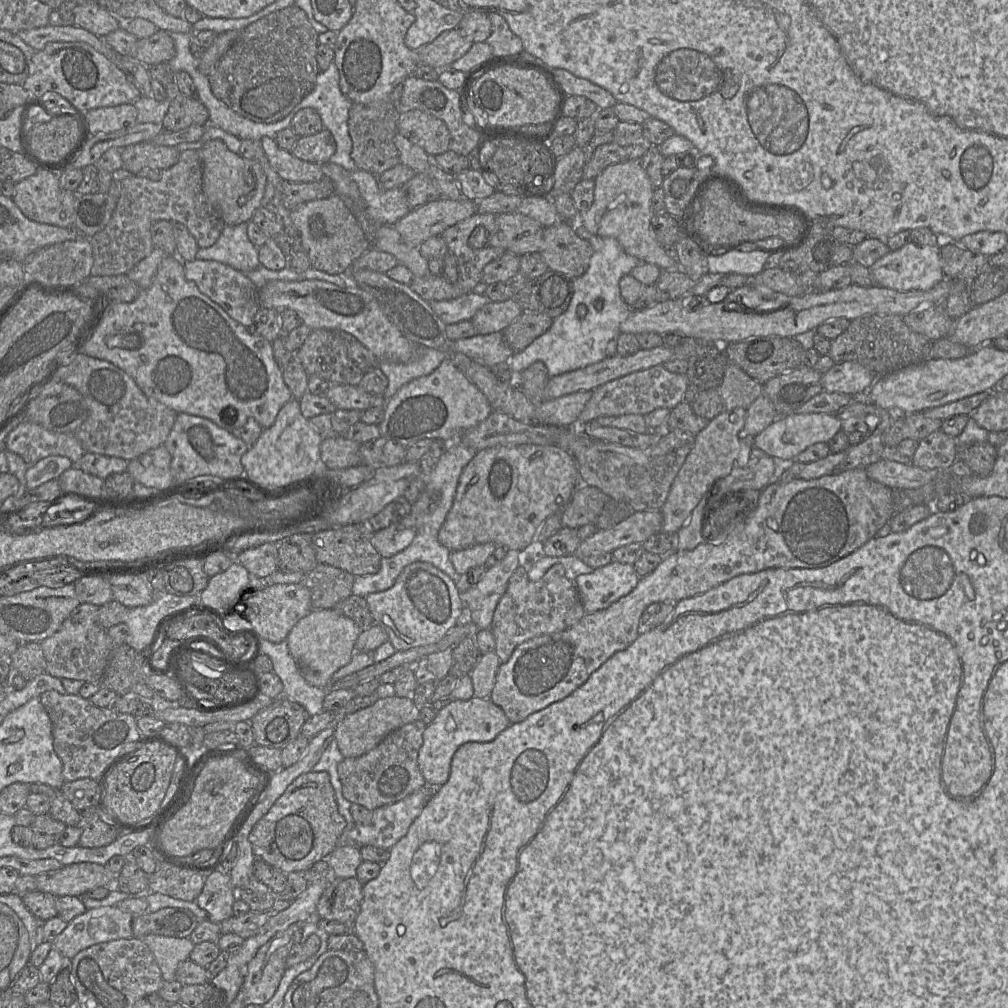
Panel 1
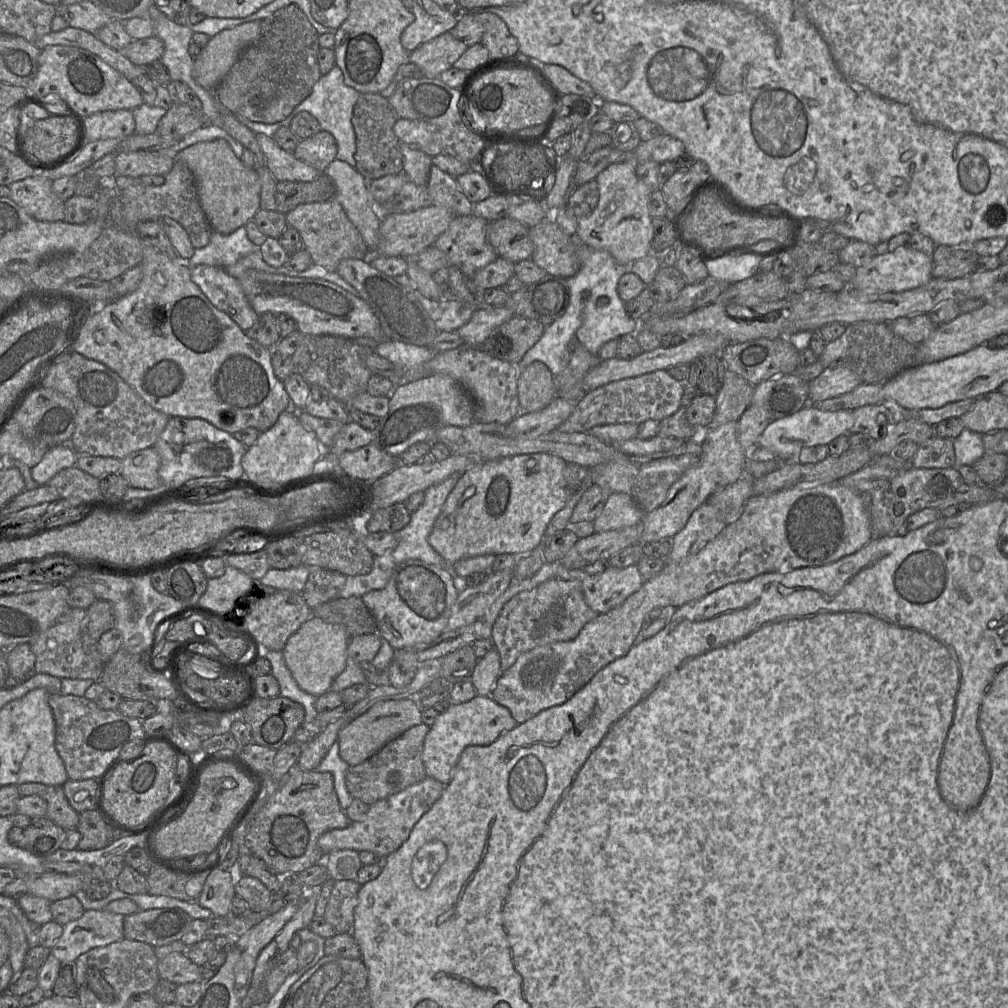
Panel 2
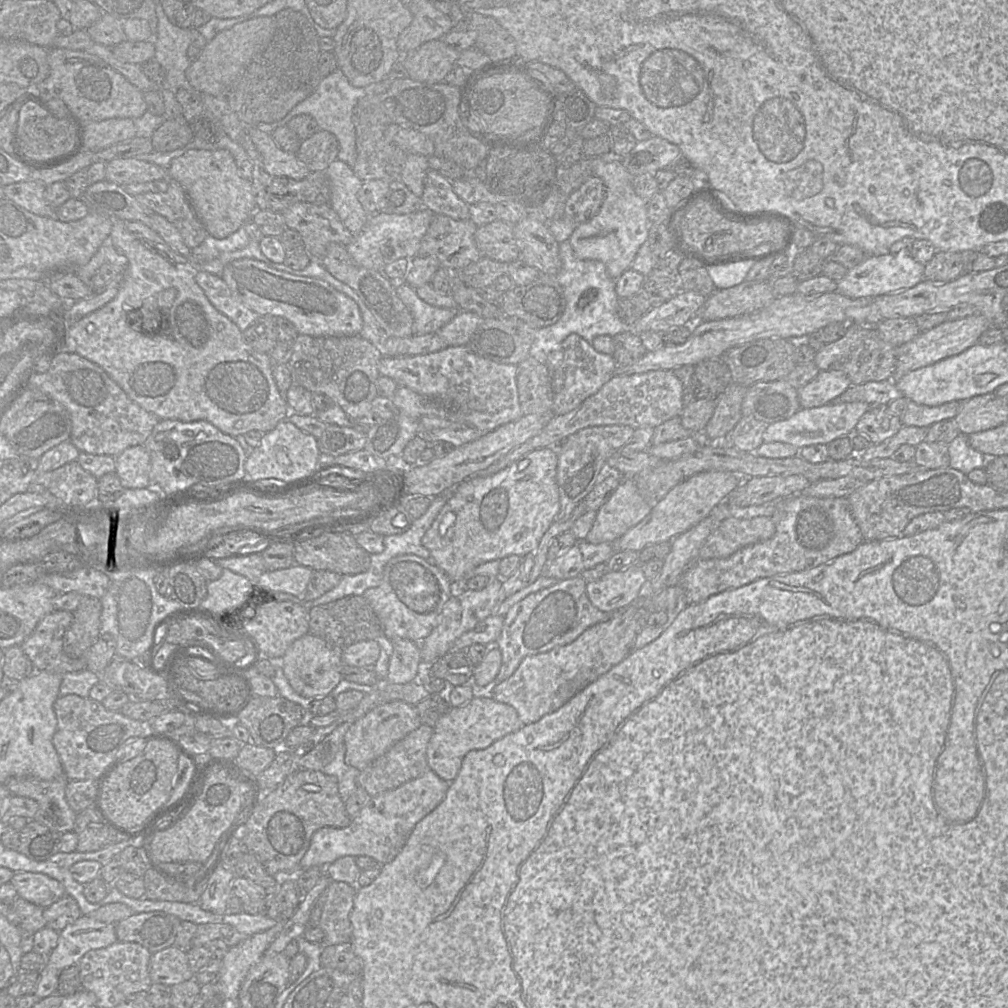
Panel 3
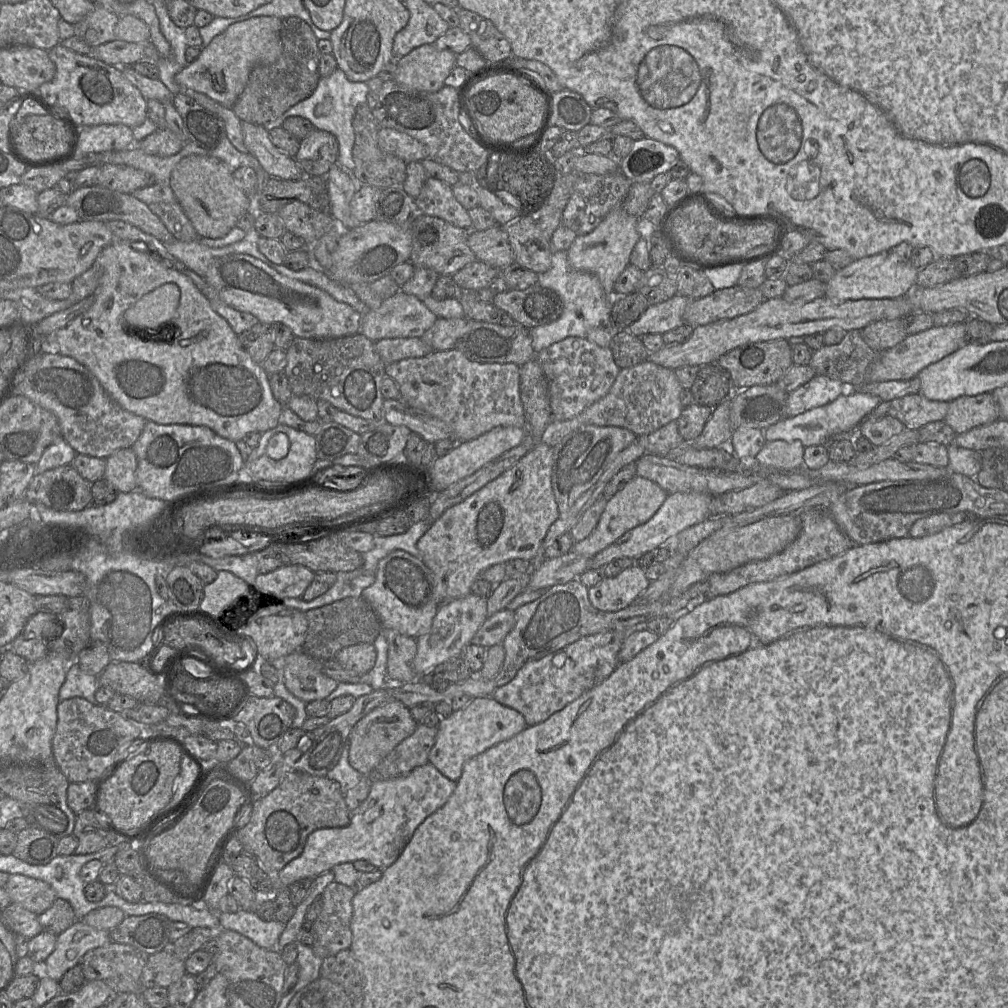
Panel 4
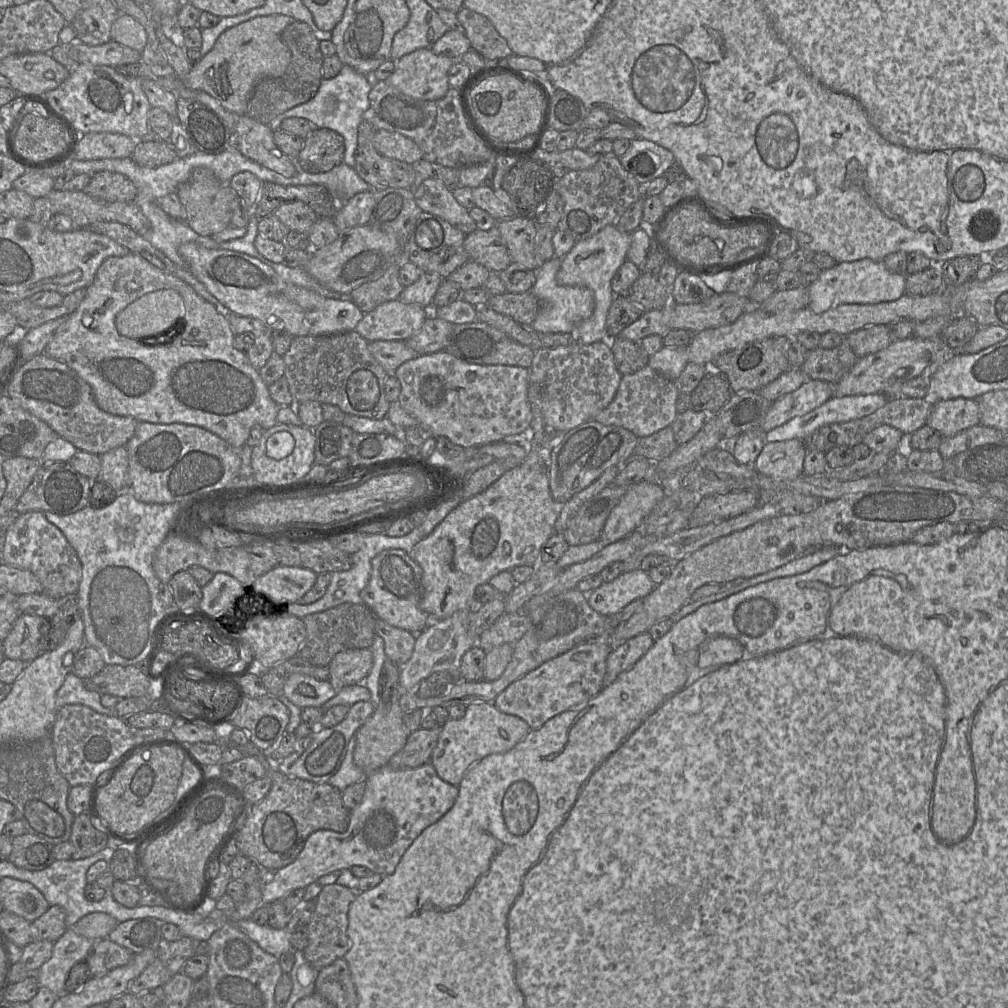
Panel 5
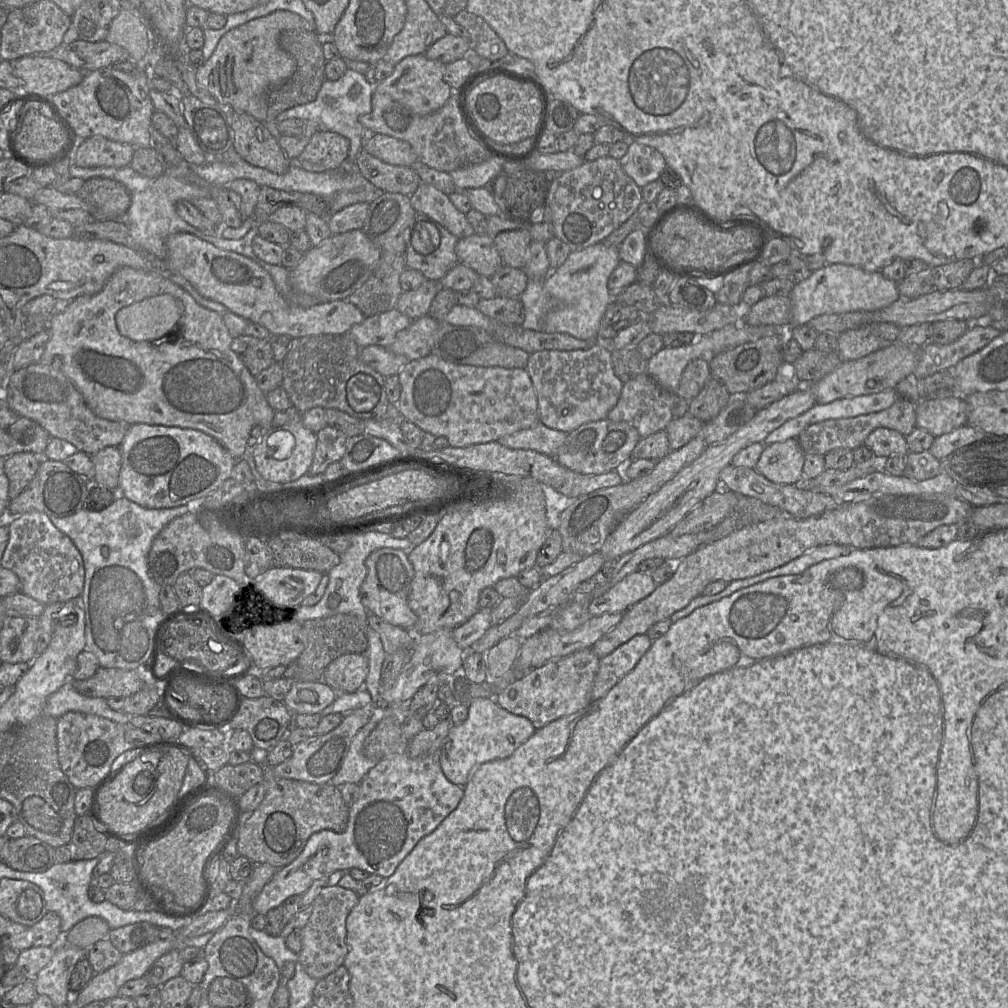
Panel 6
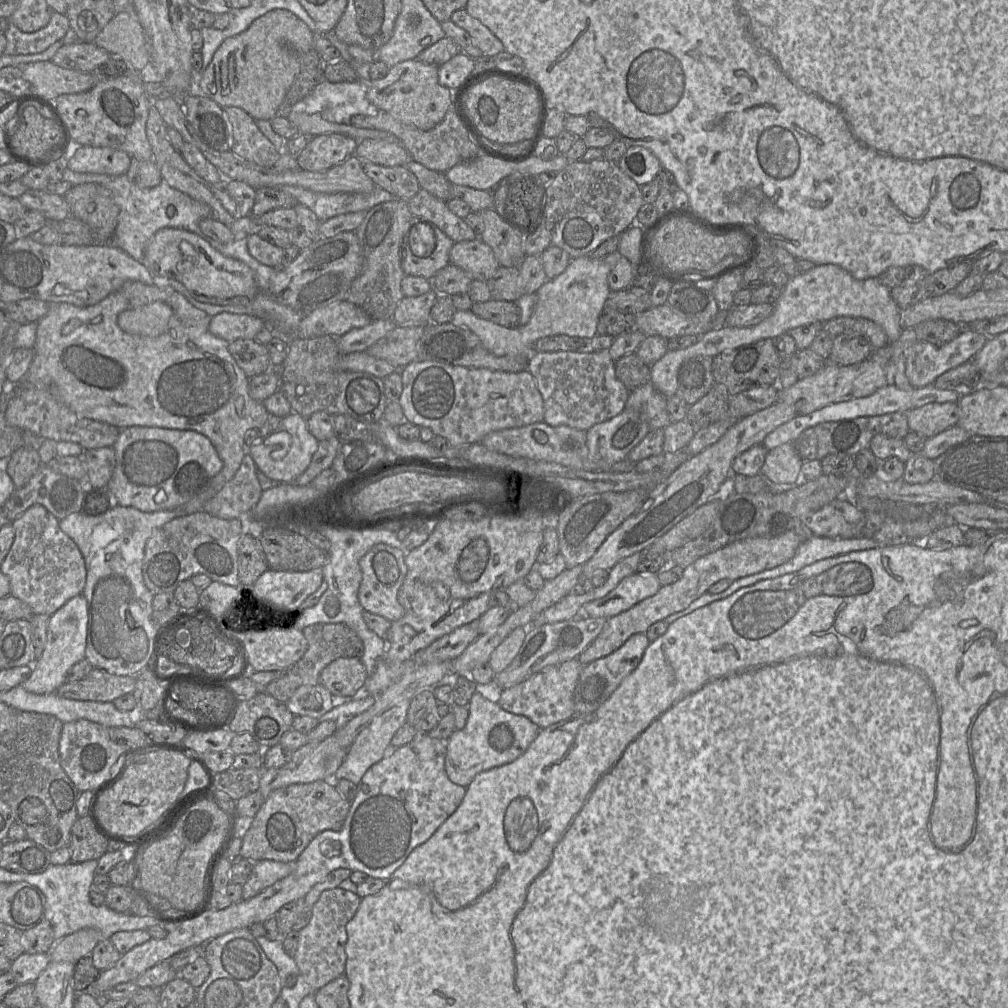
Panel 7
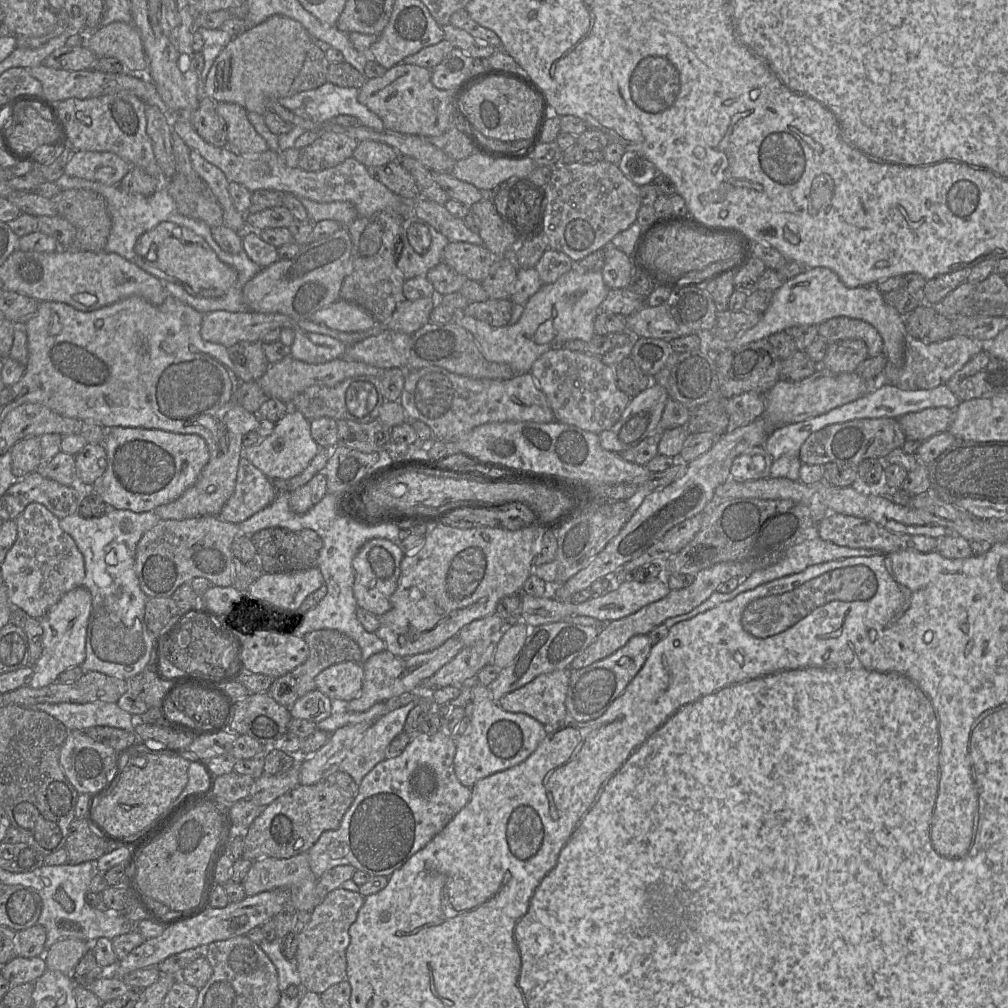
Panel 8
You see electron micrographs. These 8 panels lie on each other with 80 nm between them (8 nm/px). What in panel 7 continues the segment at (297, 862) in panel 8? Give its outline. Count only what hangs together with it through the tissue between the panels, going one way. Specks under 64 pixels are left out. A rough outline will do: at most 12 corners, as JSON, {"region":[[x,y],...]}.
{"region":[[261,860],[253,863],[243,884],[248,900],[289,876],[296,862]]}

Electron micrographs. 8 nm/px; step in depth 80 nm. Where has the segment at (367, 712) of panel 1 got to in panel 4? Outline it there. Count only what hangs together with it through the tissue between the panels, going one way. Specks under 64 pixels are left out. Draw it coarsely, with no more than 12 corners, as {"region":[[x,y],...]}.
{"region":[[399,700],[349,735],[349,763],[368,776],[418,723]]}

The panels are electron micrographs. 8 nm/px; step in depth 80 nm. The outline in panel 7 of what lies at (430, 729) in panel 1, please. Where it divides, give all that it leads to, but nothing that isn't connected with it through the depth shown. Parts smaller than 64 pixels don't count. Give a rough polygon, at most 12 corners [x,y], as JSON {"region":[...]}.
{"region":[[479,693],[447,739],[445,771],[467,788],[520,757],[540,728]]}

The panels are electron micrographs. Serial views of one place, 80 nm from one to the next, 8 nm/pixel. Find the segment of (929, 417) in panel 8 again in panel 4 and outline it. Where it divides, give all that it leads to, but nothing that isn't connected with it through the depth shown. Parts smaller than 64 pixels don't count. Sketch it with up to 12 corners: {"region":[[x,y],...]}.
{"region":[[991,393],[949,402],[944,422],[957,435],[1000,418]]}

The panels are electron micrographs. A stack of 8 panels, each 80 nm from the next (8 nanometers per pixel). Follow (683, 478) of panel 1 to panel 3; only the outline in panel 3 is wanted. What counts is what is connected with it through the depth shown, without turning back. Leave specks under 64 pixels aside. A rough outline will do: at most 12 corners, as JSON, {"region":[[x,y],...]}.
{"region":[[696,473],[674,486],[614,553],[640,552],[697,525],[743,481]]}

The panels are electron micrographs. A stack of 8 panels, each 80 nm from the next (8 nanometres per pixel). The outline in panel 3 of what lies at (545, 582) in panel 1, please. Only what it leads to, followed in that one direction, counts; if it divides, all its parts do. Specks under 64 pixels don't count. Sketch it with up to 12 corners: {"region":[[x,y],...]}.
{"region":[[581,576],[509,609],[493,644],[509,678],[526,656],[570,644],[613,617]]}

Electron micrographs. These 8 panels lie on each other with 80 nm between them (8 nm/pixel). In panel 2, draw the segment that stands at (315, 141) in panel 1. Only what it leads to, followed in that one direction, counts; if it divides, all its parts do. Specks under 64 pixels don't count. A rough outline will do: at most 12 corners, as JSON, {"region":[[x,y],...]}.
{"region":[[320,130],[299,140],[293,155],[324,173],[337,143]]}

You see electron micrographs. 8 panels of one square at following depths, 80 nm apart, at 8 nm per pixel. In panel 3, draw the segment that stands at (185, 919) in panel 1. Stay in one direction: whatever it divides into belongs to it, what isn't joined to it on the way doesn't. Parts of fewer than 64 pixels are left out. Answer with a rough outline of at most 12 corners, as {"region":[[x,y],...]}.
{"region":[[164,911],[116,923],[118,941],[152,954],[174,945],[182,921]]}

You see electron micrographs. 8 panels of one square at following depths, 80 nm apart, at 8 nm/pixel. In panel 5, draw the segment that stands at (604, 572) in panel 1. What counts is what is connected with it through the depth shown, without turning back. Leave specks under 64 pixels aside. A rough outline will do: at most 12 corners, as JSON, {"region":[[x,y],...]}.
{"region":[[636,569],[587,593],[596,612],[611,616],[656,587]]}

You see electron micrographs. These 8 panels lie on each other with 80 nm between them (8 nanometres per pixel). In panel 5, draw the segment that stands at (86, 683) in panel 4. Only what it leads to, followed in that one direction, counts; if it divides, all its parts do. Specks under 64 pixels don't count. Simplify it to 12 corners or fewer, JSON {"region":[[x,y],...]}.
{"region":[[70,672],[56,694],[57,710],[82,704],[98,713],[117,716],[101,704],[101,694],[84,686]]}

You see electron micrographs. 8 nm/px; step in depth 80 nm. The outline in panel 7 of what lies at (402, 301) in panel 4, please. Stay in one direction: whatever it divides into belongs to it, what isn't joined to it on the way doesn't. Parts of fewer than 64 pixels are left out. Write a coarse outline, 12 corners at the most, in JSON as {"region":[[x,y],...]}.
{"region":[[372,320],[337,338],[342,355],[366,351],[396,327]]}

